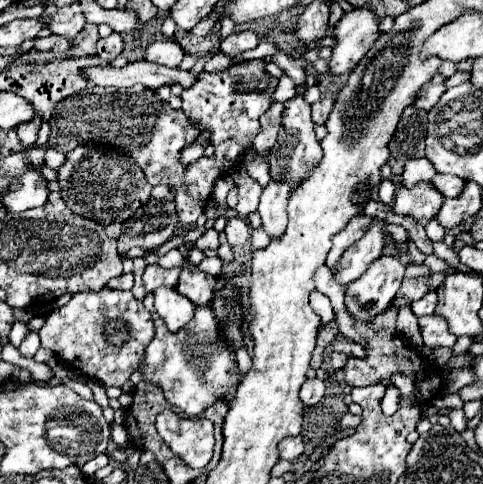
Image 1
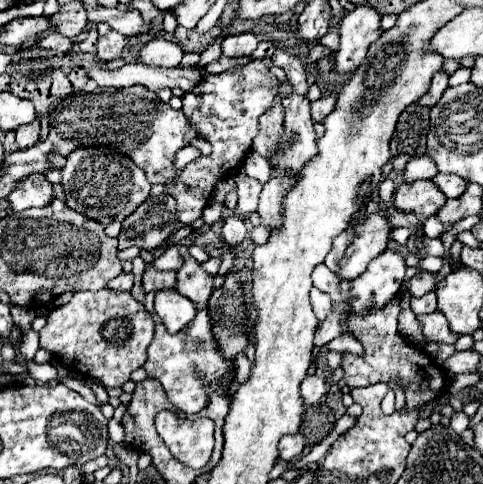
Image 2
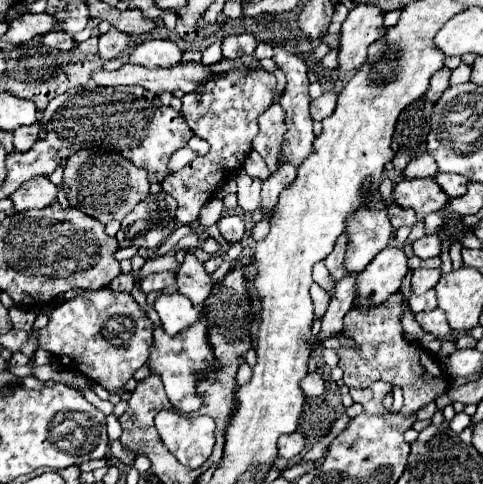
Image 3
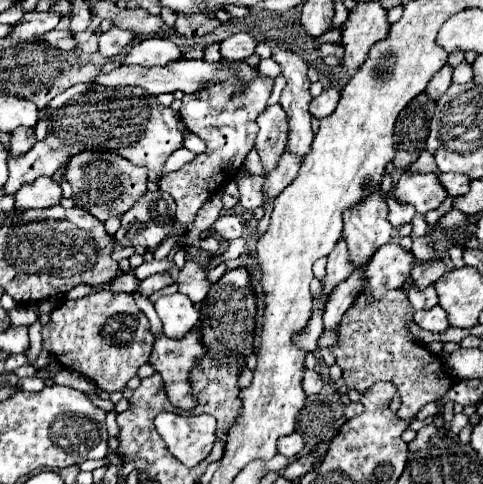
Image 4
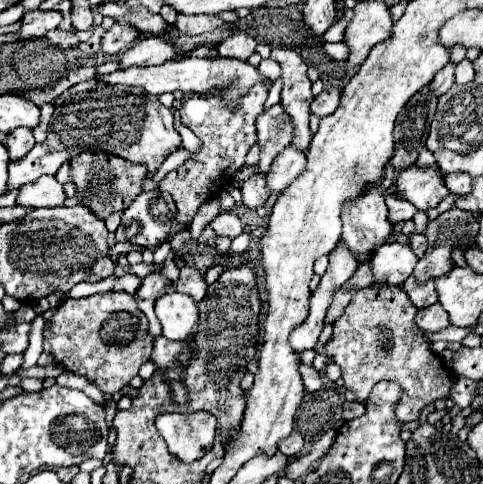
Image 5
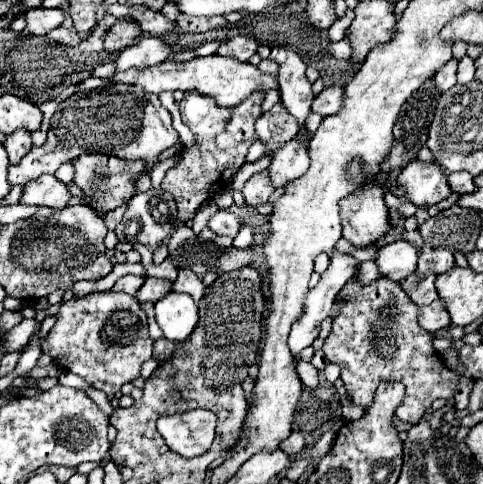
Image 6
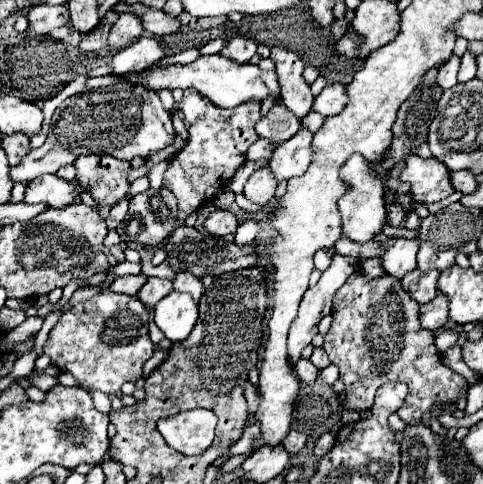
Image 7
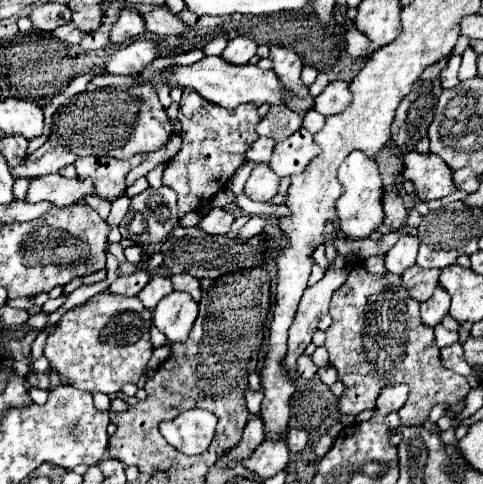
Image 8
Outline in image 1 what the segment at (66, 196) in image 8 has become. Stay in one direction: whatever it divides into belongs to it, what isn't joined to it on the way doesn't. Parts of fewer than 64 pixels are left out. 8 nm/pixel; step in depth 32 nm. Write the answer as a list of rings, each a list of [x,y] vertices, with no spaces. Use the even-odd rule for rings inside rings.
[[[28,172],[28,176],[20,176],[16,184],[8,190],[8,196],[2,196],[2,204],[8,212],[24,212],[28,208],[44,206],[48,202],[48,182],[40,172]]]

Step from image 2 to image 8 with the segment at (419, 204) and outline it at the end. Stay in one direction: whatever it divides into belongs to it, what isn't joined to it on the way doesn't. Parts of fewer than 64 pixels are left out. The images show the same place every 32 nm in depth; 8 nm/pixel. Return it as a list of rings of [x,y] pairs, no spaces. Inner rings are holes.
[[[416,150],[404,156],[404,180],[414,184],[416,196],[424,202],[438,200],[456,192],[456,184],[452,180],[452,168],[444,164],[444,160],[432,152],[420,154]]]

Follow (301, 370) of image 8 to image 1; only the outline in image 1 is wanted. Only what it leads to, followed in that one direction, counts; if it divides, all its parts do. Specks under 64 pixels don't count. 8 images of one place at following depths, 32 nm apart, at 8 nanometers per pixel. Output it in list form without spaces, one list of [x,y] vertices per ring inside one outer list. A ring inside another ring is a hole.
[[[308,378],[302,388],[300,388],[300,398],[306,406],[314,406],[322,400],[322,396],[326,394],[326,386],[320,378]]]

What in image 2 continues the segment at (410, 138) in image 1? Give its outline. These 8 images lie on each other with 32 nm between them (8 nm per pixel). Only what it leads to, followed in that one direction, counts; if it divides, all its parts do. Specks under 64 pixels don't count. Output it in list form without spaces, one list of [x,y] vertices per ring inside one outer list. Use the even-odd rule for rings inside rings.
[[[410,104],[398,118],[396,132],[392,136],[392,164],[396,172],[402,172],[410,158],[422,156],[426,152],[426,134],[430,124],[430,108]]]

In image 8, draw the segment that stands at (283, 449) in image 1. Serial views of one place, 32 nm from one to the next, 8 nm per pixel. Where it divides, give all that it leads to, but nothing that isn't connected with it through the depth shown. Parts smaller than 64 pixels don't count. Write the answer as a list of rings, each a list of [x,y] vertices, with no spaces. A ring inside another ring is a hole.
[[[292,428],[288,432],[288,448],[292,452],[300,452],[308,442],[308,432],[304,428]]]

